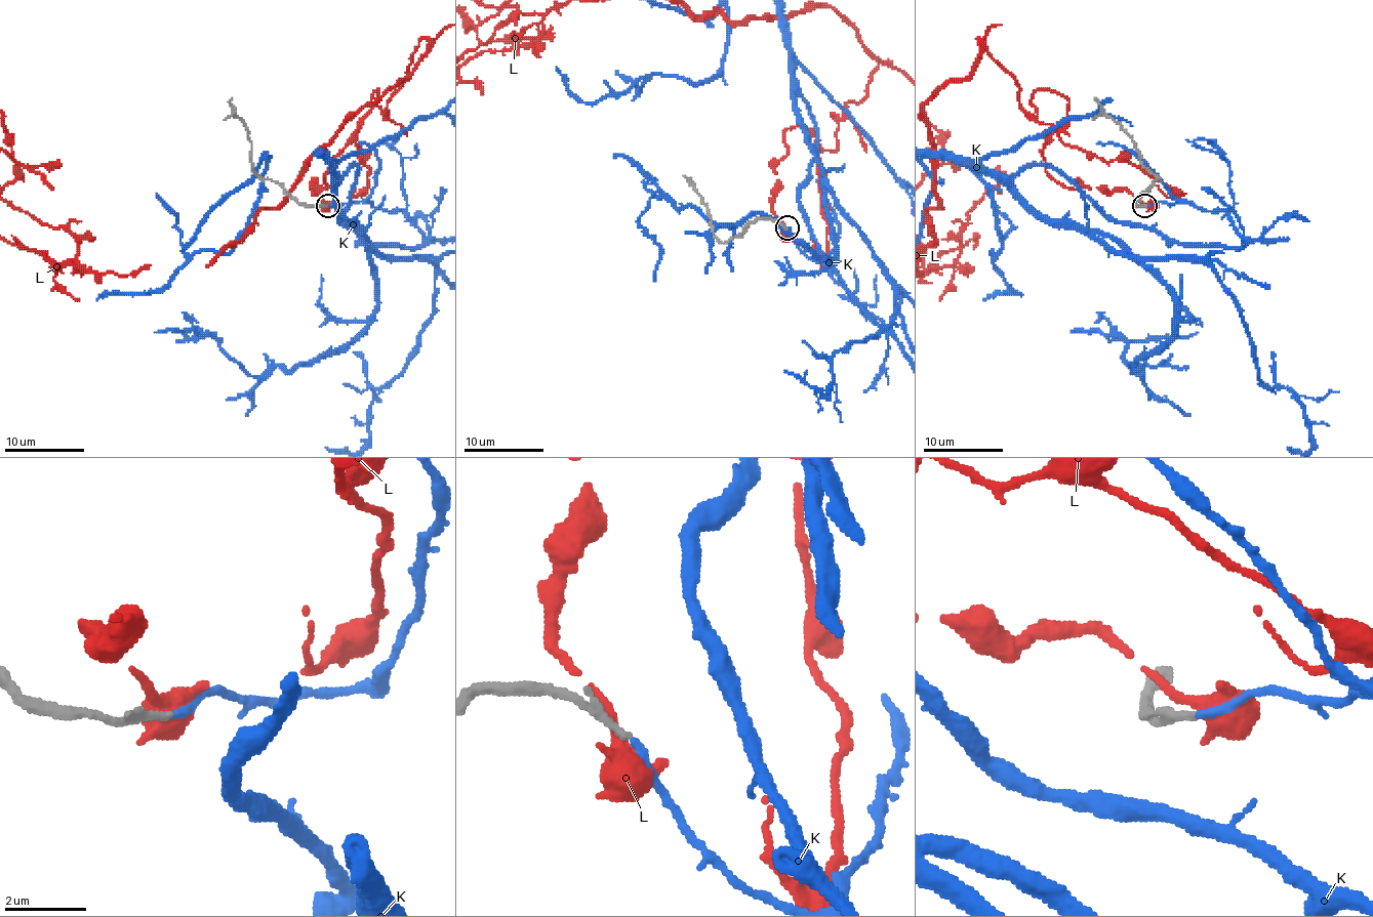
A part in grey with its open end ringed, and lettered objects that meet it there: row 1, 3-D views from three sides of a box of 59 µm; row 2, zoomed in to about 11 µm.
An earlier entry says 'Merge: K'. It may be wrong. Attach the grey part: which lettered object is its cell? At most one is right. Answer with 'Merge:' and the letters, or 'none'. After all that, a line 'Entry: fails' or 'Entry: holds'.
Merge: K
Entry: holds

